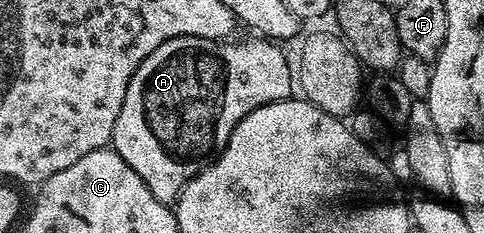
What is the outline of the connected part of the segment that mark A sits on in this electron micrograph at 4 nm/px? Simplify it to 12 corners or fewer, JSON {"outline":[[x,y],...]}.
{"outline":[[170,38],[138,66],[111,147],[171,205],[258,106],[279,43]]}

